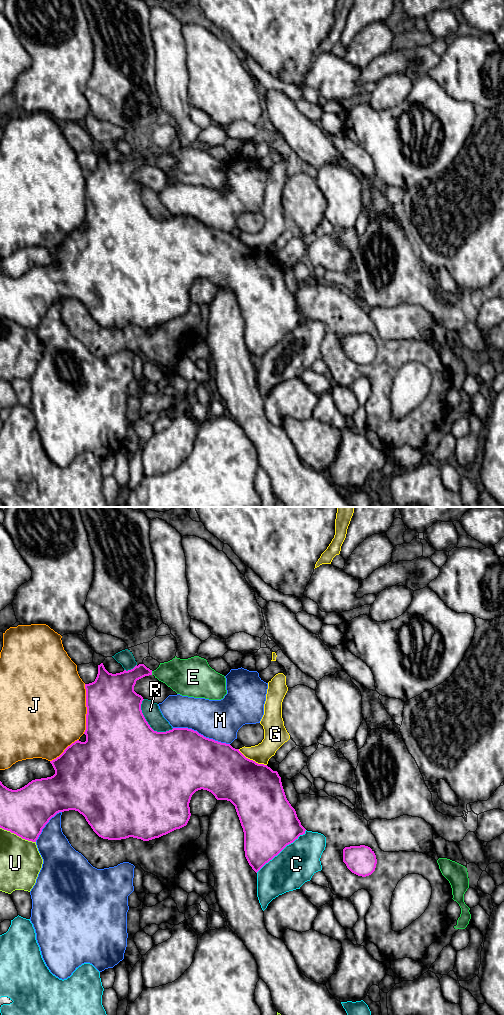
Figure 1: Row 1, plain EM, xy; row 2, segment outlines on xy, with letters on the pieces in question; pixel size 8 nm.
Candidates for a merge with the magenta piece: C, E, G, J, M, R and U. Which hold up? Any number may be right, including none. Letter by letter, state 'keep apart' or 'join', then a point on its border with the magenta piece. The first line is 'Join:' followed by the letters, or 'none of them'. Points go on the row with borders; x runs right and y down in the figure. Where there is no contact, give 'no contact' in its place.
Join: none of them
C: keep apart; contact xy (281, 850)
E: keep apart; contact xy (151, 673)
G: keep apart; contact xy (252, 760)
J: keep apart; contact xy (87, 709)
M: keep apart; contact xy (200, 734)
R: keep apart; contact xy (147, 723)
U: keep apart; contact xy (18, 835)

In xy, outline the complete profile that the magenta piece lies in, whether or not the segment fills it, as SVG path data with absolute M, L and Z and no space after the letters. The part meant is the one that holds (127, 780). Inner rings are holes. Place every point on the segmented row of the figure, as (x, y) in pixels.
M103 663L98 665L95 681L85 684L86 741L75 741L59 757L50 761L55 770L51 777L32 780L17 790L7 788L0 781L0 828L36 842L52 817L59 812L75 810L85 817L93 831L103 839L133 837L149 841L186 826L191 816L191 797L203 789L211 792L217 800L227 800L235 806L244 832L245 857L257 873L306 831L286 798L281 777L267 765L246 758L230 744L206 738L192 729L154 731L141 710L144 699L134 691L136 681L149 675L152 675L152 670L144 664L116 674L109 673Z

